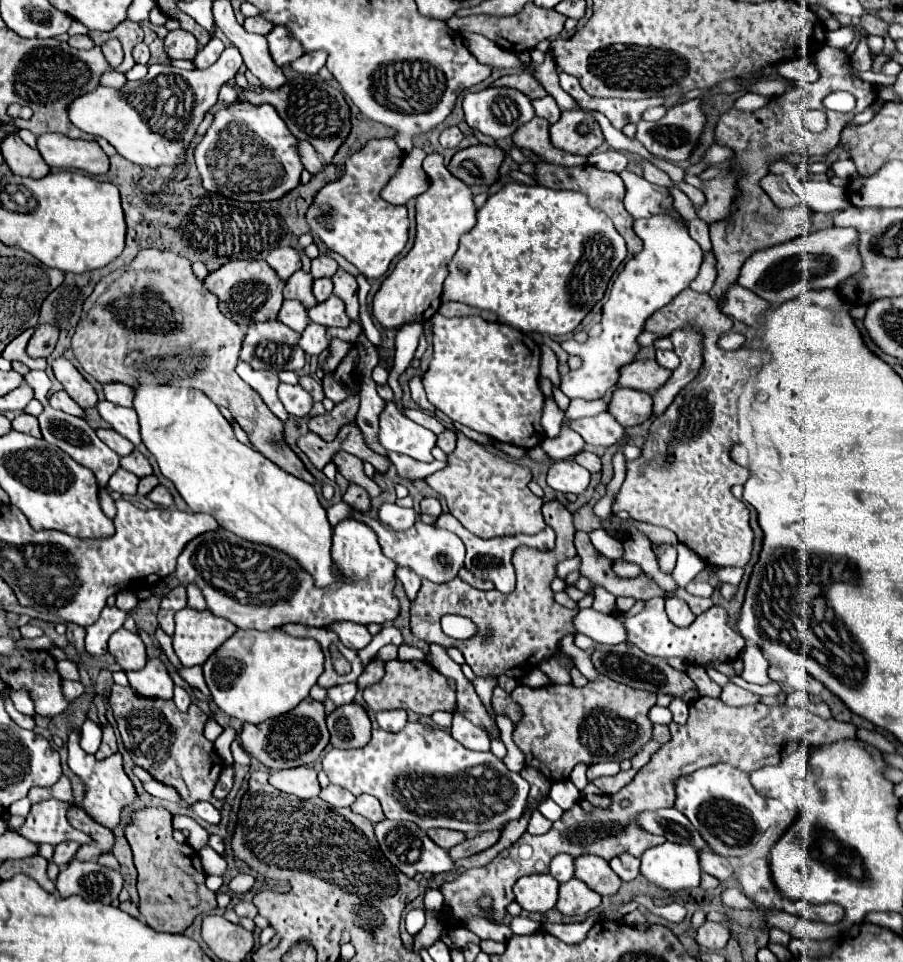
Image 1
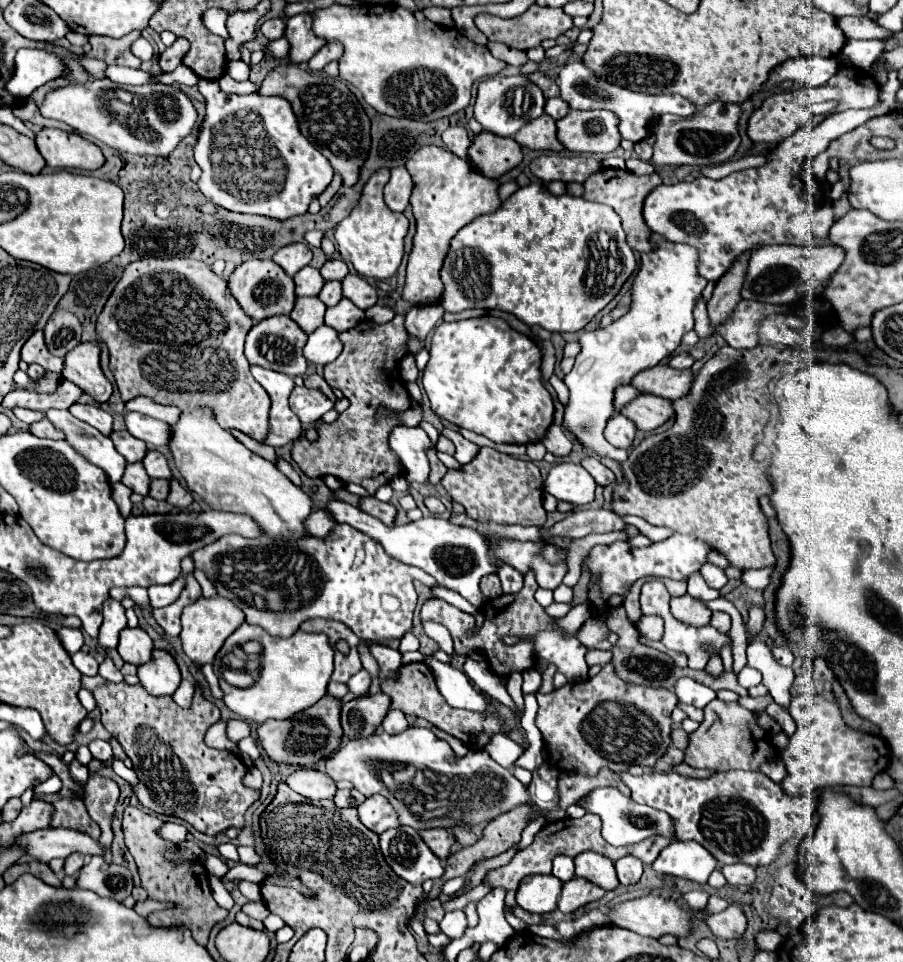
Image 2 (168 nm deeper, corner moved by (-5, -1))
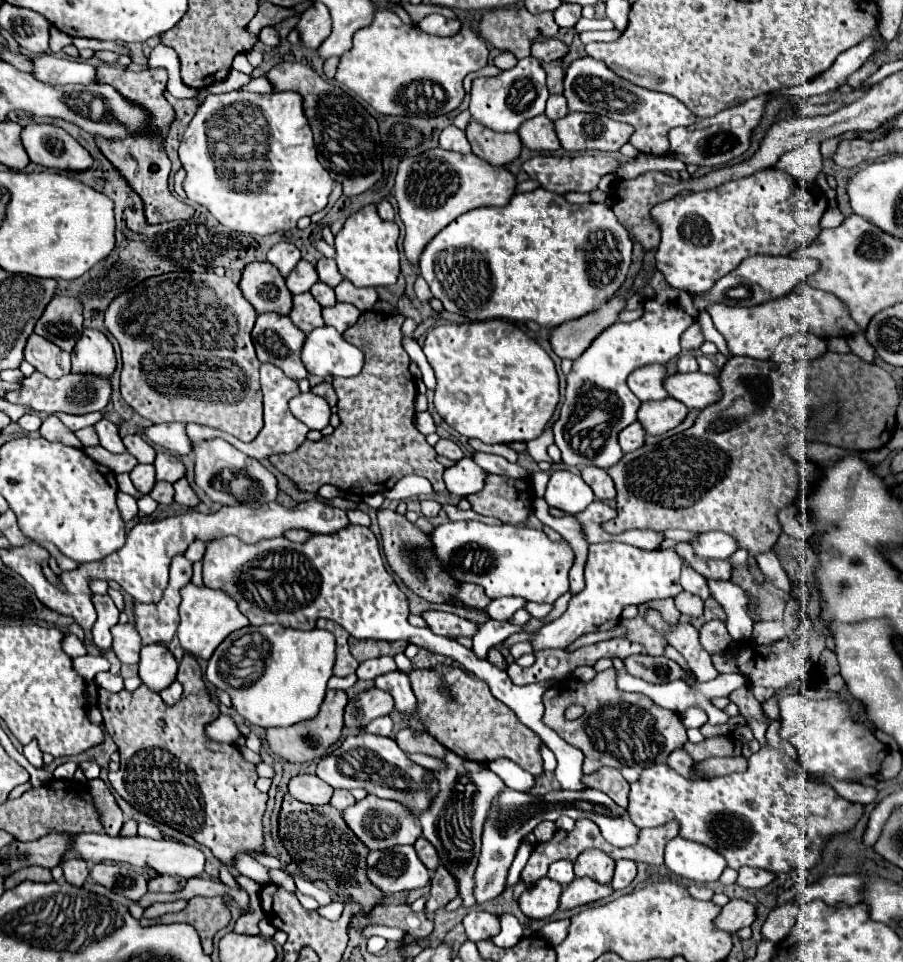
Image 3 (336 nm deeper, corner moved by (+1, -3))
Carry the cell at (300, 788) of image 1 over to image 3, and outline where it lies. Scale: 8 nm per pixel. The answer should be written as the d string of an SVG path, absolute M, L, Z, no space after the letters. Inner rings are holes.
M308 774L294 776L288 784L288 790L296 800L312 806L324 806L332 798L332 788L326 786L326 782L322 782L318 776Z

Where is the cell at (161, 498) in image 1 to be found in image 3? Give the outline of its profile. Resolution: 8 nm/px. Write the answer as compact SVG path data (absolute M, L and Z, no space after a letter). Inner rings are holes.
M182 478L178 484L174 484L174 490L176 490L174 500L178 504L184 504L184 506L190 506L190 508L200 504L200 498L196 496L196 492L192 490L192 486L190 486L190 482L186 478Z

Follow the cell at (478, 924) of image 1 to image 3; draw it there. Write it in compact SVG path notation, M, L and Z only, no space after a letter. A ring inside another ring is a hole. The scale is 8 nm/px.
M504 788L502 794L496 796L488 810L488 818L484 822L484 832L482 832L482 854L480 854L480 864L476 870L476 888L474 896L478 904L484 904L488 900L498 898L506 890L506 878L510 864L524 842L524 838L544 820L556 820L558 816L570 816L574 820L578 818L588 818L598 824L602 836L616 848L626 848L632 846L638 838L638 828L630 822L628 812L622 810L610 796L598 792L598 790L584 790L584 792L570 792L570 790L560 790L560 792L548 792L544 796L532 796L528 792L516 792L510 788Z

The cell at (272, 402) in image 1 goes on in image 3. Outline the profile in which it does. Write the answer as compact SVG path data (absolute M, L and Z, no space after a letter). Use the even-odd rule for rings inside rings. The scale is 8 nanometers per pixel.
M262 364L260 366L260 384L262 384L262 394L264 394L264 428L260 430L260 434L252 442L246 444L246 442L230 436L228 432L222 432L222 430L216 430L216 428L198 426L198 424L188 424L190 438L194 442L204 442L204 440L210 440L210 438L222 438L222 440L230 442L234 448L238 448L240 452L248 454L254 460L262 460L262 458L268 458L272 454L288 454L288 452L294 452L306 440L306 434L308 434L308 428L300 420L296 420L292 416L290 408L288 408L288 400L300 392L298 390L298 384L296 384L296 380L288 378L274 364Z

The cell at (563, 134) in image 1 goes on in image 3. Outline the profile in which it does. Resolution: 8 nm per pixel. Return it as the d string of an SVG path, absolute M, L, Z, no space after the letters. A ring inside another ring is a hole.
M570 112L566 118L554 122L560 144L568 152L580 150L602 150L614 152L620 150L622 144L630 140L634 128L630 124L622 124L610 120L600 114L584 114Z

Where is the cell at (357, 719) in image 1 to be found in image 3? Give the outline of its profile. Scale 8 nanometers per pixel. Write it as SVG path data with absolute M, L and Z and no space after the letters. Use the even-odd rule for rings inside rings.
M374 686L350 698L344 712L344 724L350 730L362 730L374 718L388 716L392 708L394 708L394 700L390 698L390 694Z

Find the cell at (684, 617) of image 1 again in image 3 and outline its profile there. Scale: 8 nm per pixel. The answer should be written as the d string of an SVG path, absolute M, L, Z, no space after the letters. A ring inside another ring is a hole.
M680 592L674 600L676 600L676 608L690 618L698 618L704 612L704 602L690 592Z

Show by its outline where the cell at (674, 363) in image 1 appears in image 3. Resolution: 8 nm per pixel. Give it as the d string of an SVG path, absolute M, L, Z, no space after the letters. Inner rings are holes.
M682 352L682 354L678 356L678 370L680 370L680 372L696 372L696 370L698 370L696 354L694 354L694 352Z

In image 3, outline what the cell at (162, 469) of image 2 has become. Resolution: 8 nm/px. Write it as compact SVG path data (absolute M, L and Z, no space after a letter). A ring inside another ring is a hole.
M160 452L156 456L156 478L158 480L166 480L166 482L178 482L184 474L186 474L186 468L184 464L170 452Z

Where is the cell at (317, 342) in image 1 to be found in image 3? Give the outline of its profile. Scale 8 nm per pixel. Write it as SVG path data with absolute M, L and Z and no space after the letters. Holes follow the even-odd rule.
M332 326L312 330L302 346L302 362L320 378L358 376L364 368L364 352L342 338Z

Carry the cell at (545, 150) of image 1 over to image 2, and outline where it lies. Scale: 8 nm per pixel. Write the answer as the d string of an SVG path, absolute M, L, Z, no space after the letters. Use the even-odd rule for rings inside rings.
M542 114L540 118L520 128L520 132L516 134L516 142L530 150L552 150L552 152L564 150L564 146L556 138L556 122L548 114Z

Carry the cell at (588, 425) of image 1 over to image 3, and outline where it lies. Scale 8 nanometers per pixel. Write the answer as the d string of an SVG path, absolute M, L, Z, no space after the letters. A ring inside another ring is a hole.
M634 422L630 424L628 428L624 428L618 436L620 440L620 446L624 452L632 452L632 450L638 450L640 446L644 446L646 442L646 430L642 428L640 422Z

